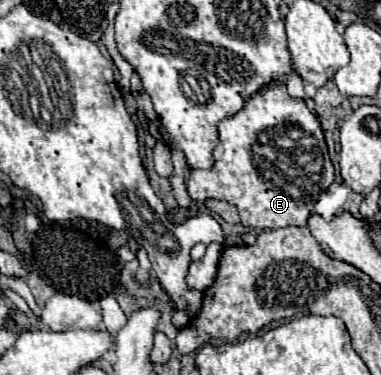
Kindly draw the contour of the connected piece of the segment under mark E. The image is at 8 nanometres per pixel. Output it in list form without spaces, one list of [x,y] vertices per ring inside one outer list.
[[[269,85],[265,91],[253,95],[247,105],[231,119],[219,123],[219,145],[213,151],[215,167],[209,171],[191,171],[187,191],[195,201],[223,199],[235,205],[239,223],[251,229],[279,229],[279,227],[303,227],[317,203],[317,197],[327,191],[331,181],[333,163],[327,153],[325,137],[319,119],[309,111],[305,101],[291,99],[285,85]]]

